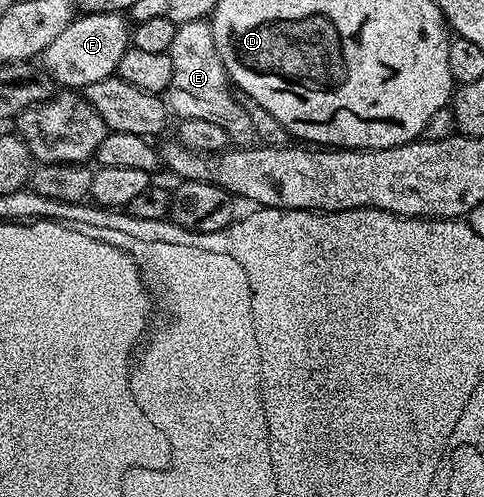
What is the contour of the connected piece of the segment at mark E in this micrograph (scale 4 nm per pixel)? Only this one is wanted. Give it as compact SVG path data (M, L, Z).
M199 18L179 23L168 55L170 64L174 64L174 76L170 76L166 91L169 111L175 117L177 114L180 118L193 118L196 122L209 122L210 125L217 126L232 141L229 143L237 147L253 145L257 141L256 122L252 119L251 112L243 106L245 103L234 93L234 87L222 64L222 56L218 56L218 48L214 48L211 21Z

